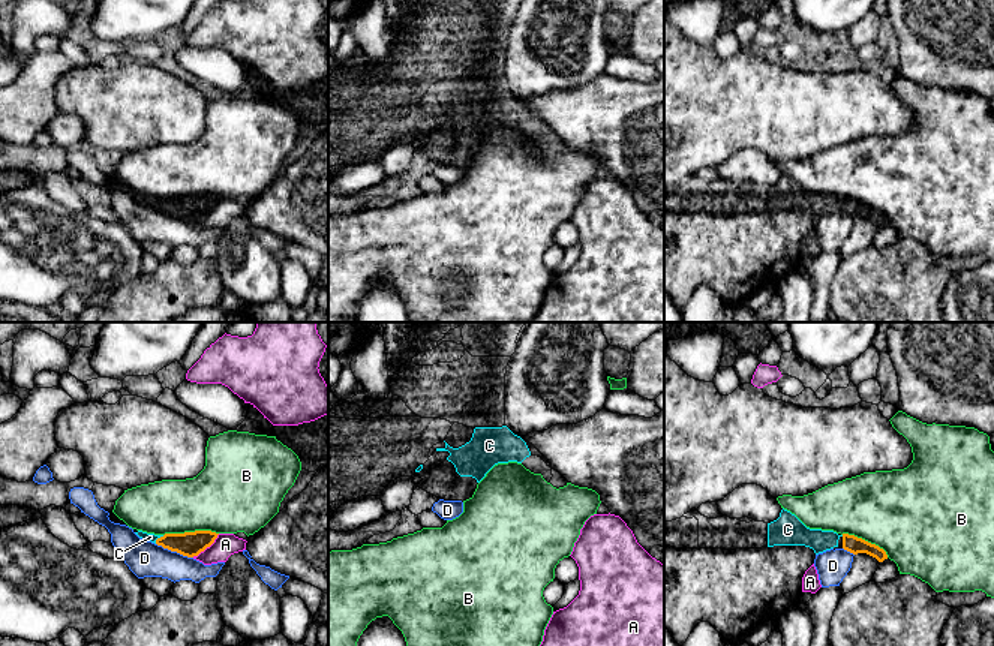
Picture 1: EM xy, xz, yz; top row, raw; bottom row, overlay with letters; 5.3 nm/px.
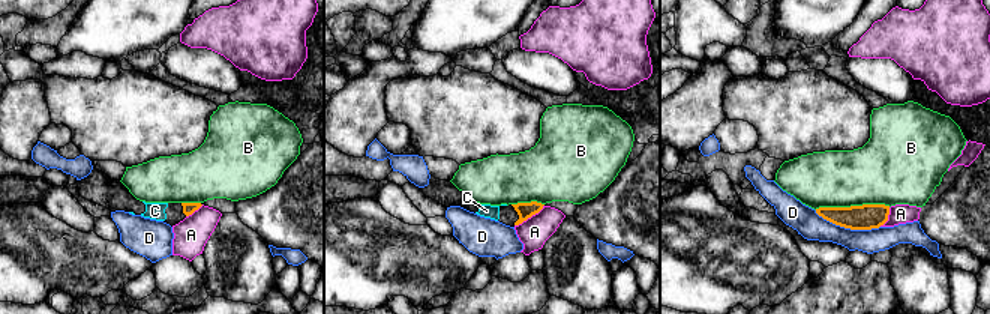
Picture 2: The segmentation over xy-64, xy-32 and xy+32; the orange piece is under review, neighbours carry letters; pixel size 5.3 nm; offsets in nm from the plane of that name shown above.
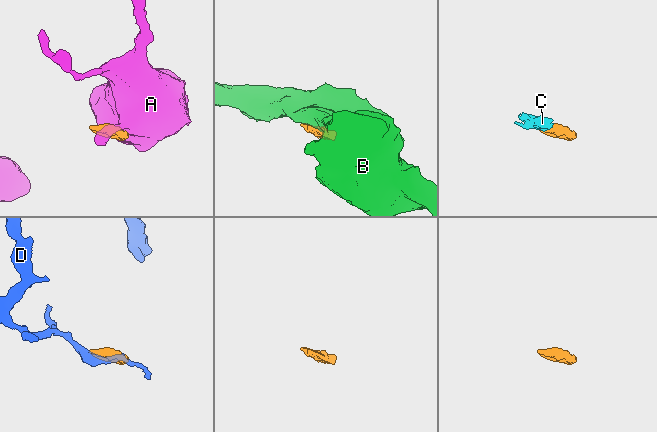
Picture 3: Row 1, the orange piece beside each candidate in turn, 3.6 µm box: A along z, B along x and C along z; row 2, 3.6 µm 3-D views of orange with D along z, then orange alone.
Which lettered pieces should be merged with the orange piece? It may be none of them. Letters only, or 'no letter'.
C

